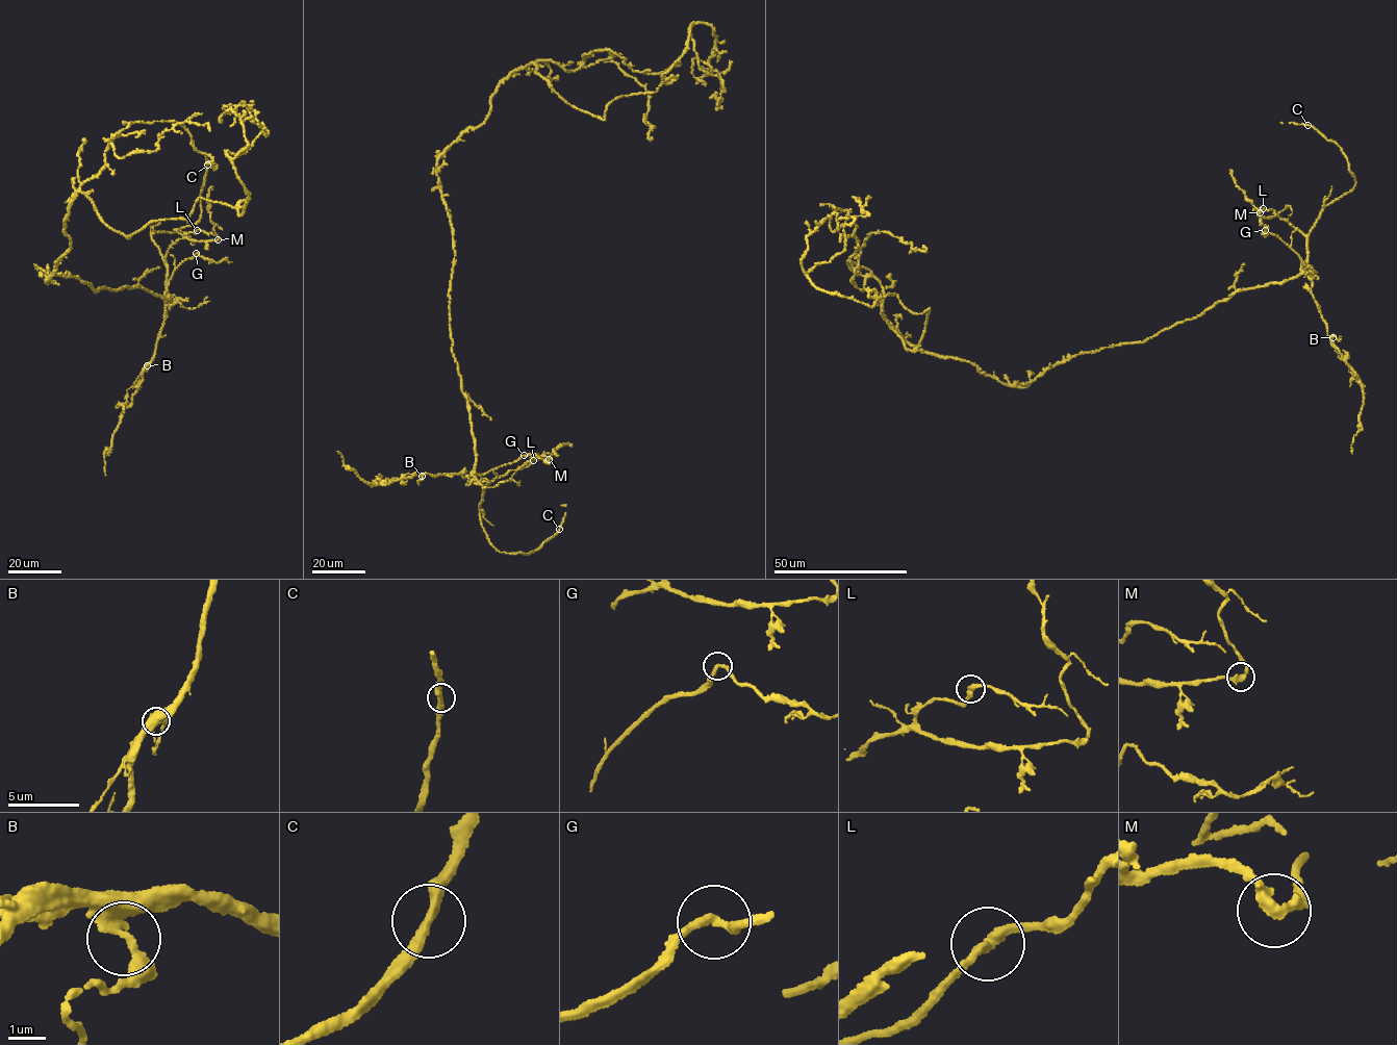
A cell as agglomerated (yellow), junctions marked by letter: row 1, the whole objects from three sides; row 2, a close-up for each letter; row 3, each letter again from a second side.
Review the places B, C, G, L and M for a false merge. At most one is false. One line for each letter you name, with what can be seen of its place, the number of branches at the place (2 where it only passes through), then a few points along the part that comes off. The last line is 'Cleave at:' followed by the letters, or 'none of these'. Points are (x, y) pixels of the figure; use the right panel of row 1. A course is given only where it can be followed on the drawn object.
Cleave at: none of these

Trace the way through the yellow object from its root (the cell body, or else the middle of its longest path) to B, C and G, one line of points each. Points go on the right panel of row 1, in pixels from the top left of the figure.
B: (999, 381), (1026, 386), (1056, 363), (1144, 341), (1237, 292), (1292, 279), (1303, 266), (1332, 337)
C: (999, 381), (1026, 386), (1062, 360), (1144, 341), (1301, 272), (1321, 209), (1355, 180), (1341, 148), (1307, 125)
G: (999, 381), (1026, 386), (1078, 354), (1144, 341), (1237, 292), (1292, 279), (1304, 269), (1300, 257), (1266, 230)

